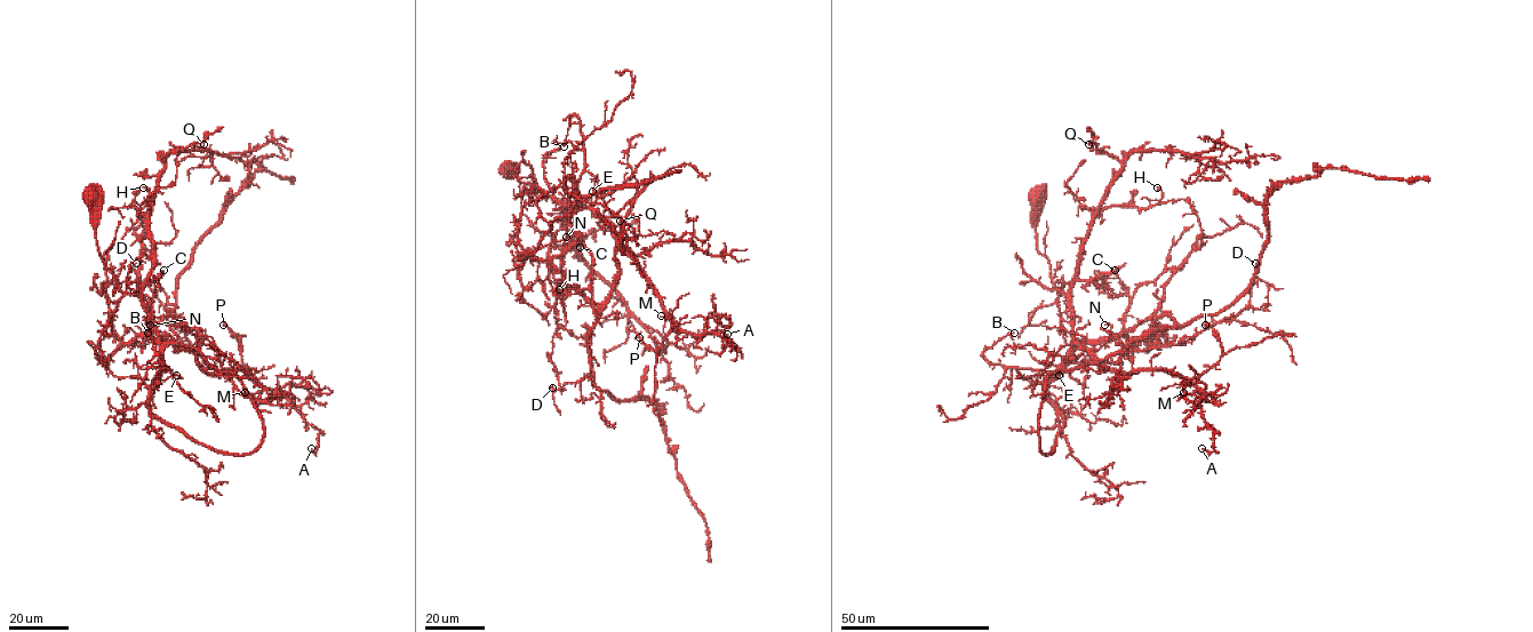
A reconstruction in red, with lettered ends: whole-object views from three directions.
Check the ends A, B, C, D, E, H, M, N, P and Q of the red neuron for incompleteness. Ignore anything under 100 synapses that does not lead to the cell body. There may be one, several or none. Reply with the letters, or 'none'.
C

